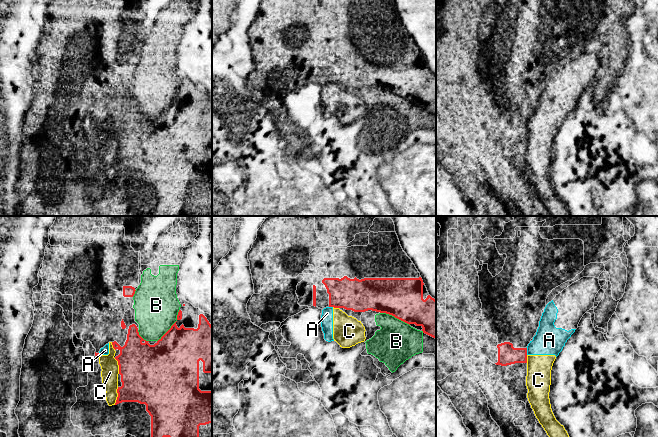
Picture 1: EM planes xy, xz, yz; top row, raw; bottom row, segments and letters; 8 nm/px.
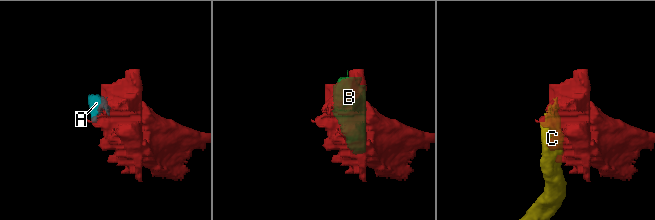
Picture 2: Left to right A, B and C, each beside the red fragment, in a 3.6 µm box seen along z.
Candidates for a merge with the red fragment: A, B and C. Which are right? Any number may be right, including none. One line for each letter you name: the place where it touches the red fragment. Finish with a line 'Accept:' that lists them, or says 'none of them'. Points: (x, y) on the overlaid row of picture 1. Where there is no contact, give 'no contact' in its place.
Accept: none of them

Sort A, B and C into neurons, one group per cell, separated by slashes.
A C / B

